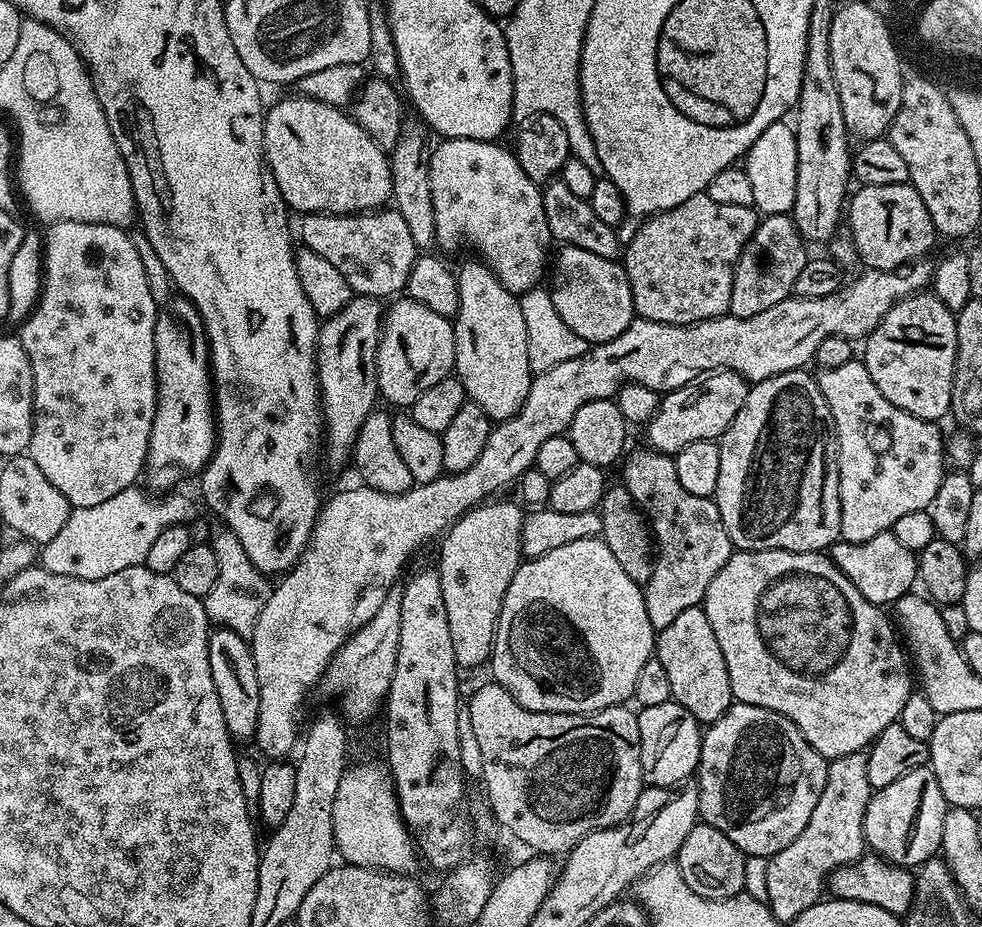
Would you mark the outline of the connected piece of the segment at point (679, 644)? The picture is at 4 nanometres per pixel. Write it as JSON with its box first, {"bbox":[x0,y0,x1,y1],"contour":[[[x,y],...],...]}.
{"bbox":[654,606,734,725],"contour":[[[697,606],[690,610],[682,610],[670,626],[659,629],[654,649],[655,659],[662,662],[666,675],[670,677],[670,690],[672,699],[680,704],[701,725],[713,724],[722,714],[726,714],[728,707],[734,703],[732,699],[732,687],[730,686],[730,674],[726,670],[726,658],[722,658],[722,646],[718,646],[718,638],[714,638],[714,626],[710,626],[710,618],[706,618],[703,607]]]}

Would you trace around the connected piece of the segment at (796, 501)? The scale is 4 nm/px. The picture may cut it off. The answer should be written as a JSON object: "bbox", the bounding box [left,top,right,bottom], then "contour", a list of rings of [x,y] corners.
{"bbox":[715,370,840,552],"contour":[[[808,370],[783,372],[765,380],[757,380],[746,394],[746,402],[742,402],[742,410],[734,414],[734,422],[724,431],[718,441],[720,445],[720,461],[718,462],[718,486],[715,501],[718,514],[722,514],[722,522],[726,526],[726,534],[733,545],[741,552],[757,552],[758,550],[790,550],[791,552],[824,552],[840,540],[840,471],[836,457],[836,434],[832,423],[832,411],[816,384],[816,376]]]}

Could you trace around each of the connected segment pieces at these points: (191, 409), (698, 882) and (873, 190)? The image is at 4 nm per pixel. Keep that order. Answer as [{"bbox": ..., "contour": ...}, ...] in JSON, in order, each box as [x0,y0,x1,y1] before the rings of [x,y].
[{"bbox":[146,298,216,490],"contour":[[[176,298],[168,309],[161,311],[154,326],[154,350],[156,351],[156,413],[150,430],[148,458],[146,461],[147,487],[172,490],[183,472],[199,474],[216,450],[216,418],[214,415],[214,385],[210,375],[208,338],[198,310],[188,300]]]},{"bbox":[674,822,746,900],"contour":[[[697,822],[694,830],[686,834],[686,842],[676,851],[674,863],[682,874],[686,886],[707,900],[729,900],[744,892],[746,882],[746,857],[722,830]]]},{"bbox":[846,183,938,272],"contour":[[[911,183],[898,186],[860,186],[851,193],[846,204],[846,224],[850,231],[850,239],[855,248],[855,255],[859,263],[864,263],[865,269],[877,268],[887,272],[895,272],[913,262],[927,257],[932,243],[938,240],[938,233],[934,222],[930,222],[930,214],[922,203],[918,190]]]}]

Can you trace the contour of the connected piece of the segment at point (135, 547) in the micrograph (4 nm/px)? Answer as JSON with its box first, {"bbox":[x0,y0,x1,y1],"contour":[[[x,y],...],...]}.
{"bbox":[39,486,196,580],"contour":[[[133,486],[122,490],[122,494],[114,494],[114,498],[98,502],[98,506],[73,508],[66,518],[66,526],[39,549],[39,563],[50,574],[83,580],[106,578],[106,574],[118,574],[118,570],[143,564],[158,534],[170,526],[188,522],[196,512],[196,504],[188,496],[172,496],[176,494],[165,495],[168,496],[165,500],[155,500],[141,488]]]}

